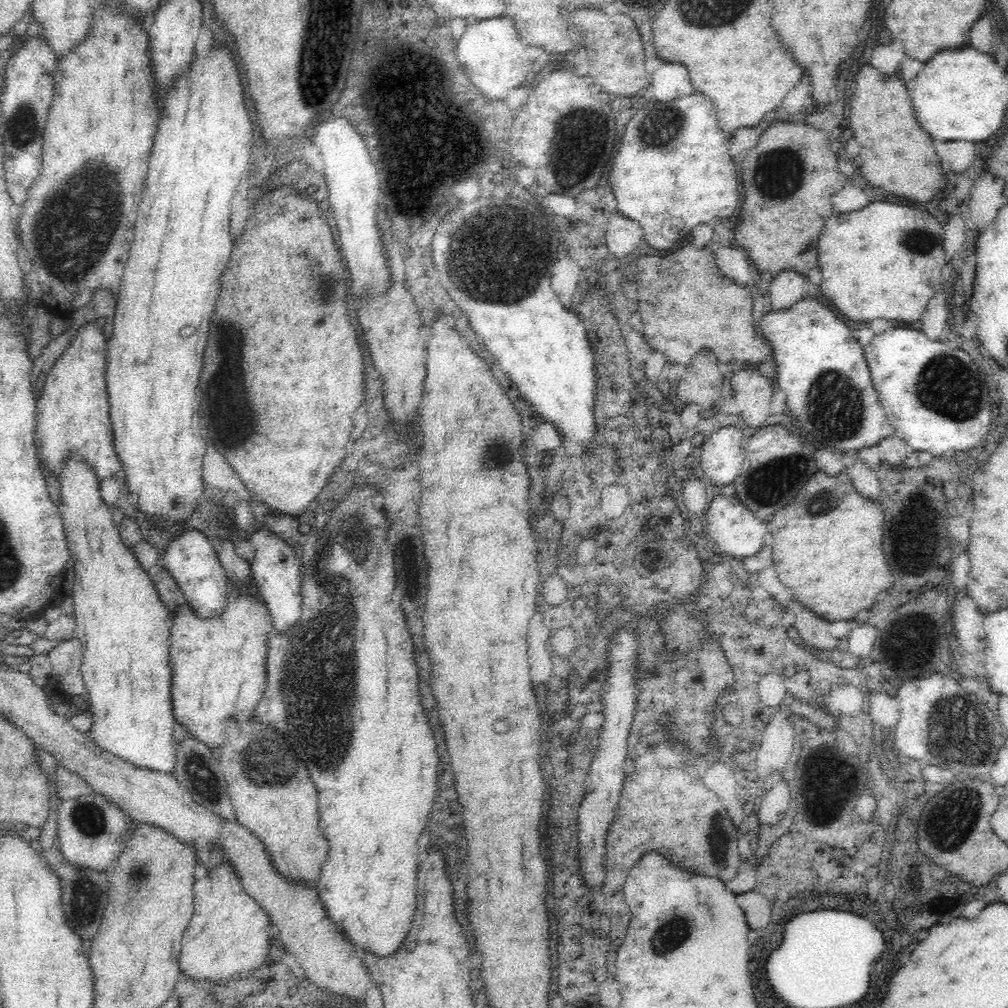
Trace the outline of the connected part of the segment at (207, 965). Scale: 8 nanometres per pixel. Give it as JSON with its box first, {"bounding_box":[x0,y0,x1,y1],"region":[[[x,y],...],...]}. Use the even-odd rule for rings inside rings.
{"bounding_box":[178,862,272,987],"region":[[[230,862],[217,867],[195,881],[194,910],[178,956],[178,968],[184,979],[205,987],[210,982],[222,985],[238,980],[243,972],[256,972],[264,964],[272,941],[268,936],[268,913],[244,892]]]}

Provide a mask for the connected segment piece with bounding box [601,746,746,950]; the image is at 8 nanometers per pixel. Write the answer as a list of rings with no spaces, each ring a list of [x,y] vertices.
[[[654,746],[649,748],[647,754],[638,757],[635,754],[634,775],[626,778],[614,818],[606,837],[606,854],[604,866],[604,882],[602,882],[602,893],[605,896],[605,918],[606,922],[612,926],[610,928],[610,948],[616,950],[624,942],[624,936],[629,926],[631,912],[625,905],[623,888],[629,873],[634,864],[642,858],[642,854],[648,850],[658,850],[662,852],[670,862],[680,864],[684,870],[694,870],[696,874],[706,874],[706,876],[720,876],[724,882],[730,882],[738,872],[742,858],[738,851],[738,839],[742,836],[738,826],[734,825],[726,806],[722,806],[720,798],[716,794],[710,794],[698,778],[690,778],[686,772],[664,772],[662,767],[654,760]]]

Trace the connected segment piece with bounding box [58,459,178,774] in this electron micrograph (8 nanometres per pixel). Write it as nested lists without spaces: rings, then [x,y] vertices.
[[[70,459],[63,466],[58,481],[61,485],[60,498],[62,498],[62,503],[59,505],[59,511],[66,529],[66,539],[68,541],[71,560],[74,561],[73,571],[75,572],[75,577],[73,590],[71,592],[74,602],[74,612],[72,615],[77,624],[74,636],[80,640],[81,646],[83,647],[81,673],[86,692],[88,693],[88,700],[86,700],[88,710],[92,712],[92,724],[87,734],[89,738],[91,738],[91,742],[94,742],[94,745],[100,750],[111,756],[121,758],[121,760],[128,762],[132,766],[152,770],[153,772],[172,774],[174,768],[176,768],[176,748],[178,744],[174,742],[173,733],[175,722],[172,714],[172,701],[170,698],[172,667],[170,666],[169,655],[171,635],[171,630],[169,628],[171,619],[168,618],[166,607],[160,600],[158,591],[152,584],[150,575],[140,567],[132,550],[128,549],[128,547],[124,546],[124,543],[122,543],[118,531],[118,522],[112,518],[113,516],[110,507],[102,502],[98,479],[94,477],[94,471],[90,469],[90,465],[84,463],[84,461],[78,461],[78,459]]]

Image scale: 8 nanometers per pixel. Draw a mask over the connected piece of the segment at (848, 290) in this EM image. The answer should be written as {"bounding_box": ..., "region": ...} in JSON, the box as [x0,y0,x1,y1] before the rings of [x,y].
{"bounding_box":[818,202,946,322],"region":[[[872,202],[862,210],[830,216],[818,240],[818,262],[822,270],[822,293],[838,308],[842,316],[850,320],[900,320],[914,322],[920,320],[926,310],[928,300],[942,284],[942,268],[946,264],[942,246],[942,226],[926,210],[913,206],[892,204],[892,202]]]}

